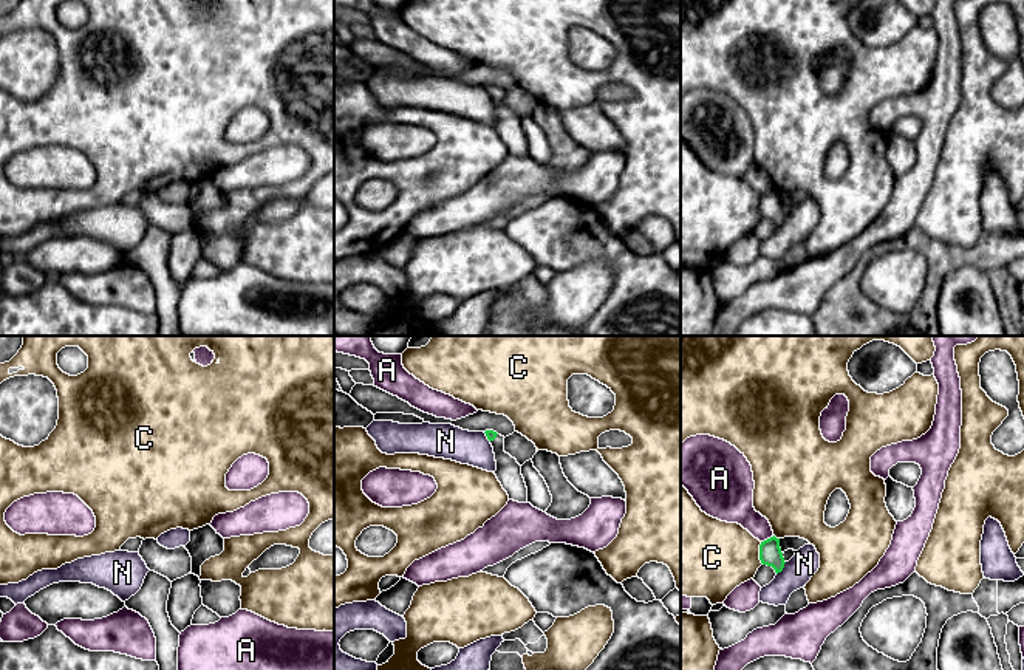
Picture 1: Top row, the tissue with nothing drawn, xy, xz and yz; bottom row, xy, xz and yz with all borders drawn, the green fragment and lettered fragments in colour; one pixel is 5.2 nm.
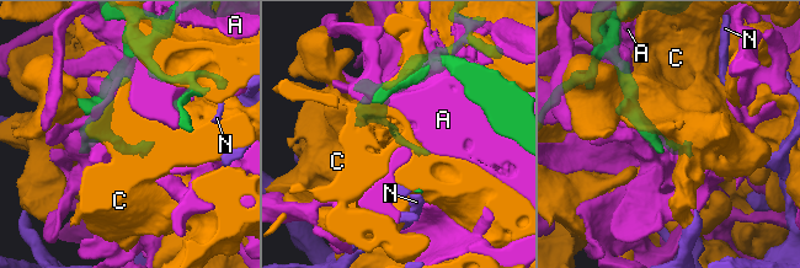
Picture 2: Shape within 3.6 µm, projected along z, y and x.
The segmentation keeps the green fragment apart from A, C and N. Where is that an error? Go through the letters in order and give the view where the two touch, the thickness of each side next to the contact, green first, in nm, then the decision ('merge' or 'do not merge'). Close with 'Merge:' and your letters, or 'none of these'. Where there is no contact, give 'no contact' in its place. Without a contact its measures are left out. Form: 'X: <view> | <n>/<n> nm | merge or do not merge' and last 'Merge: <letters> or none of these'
A: yz | 120/190 nm | do not merge
C: yz | 120/400 nm | do not merge
N: yz | 120/150 nm | do not merge
Merge: none of these

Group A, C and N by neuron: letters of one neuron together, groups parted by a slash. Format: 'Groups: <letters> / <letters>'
Groups: A / C / N

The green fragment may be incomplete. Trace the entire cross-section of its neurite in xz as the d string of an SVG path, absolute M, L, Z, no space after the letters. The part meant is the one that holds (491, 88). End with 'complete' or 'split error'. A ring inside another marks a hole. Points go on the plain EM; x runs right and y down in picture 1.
M486 84L484 87L493 101L497 115L495 128L507 145L509 153L527 156L527 141L521 128L521 119L515 111L504 105L504 90L493 84Z; split error

